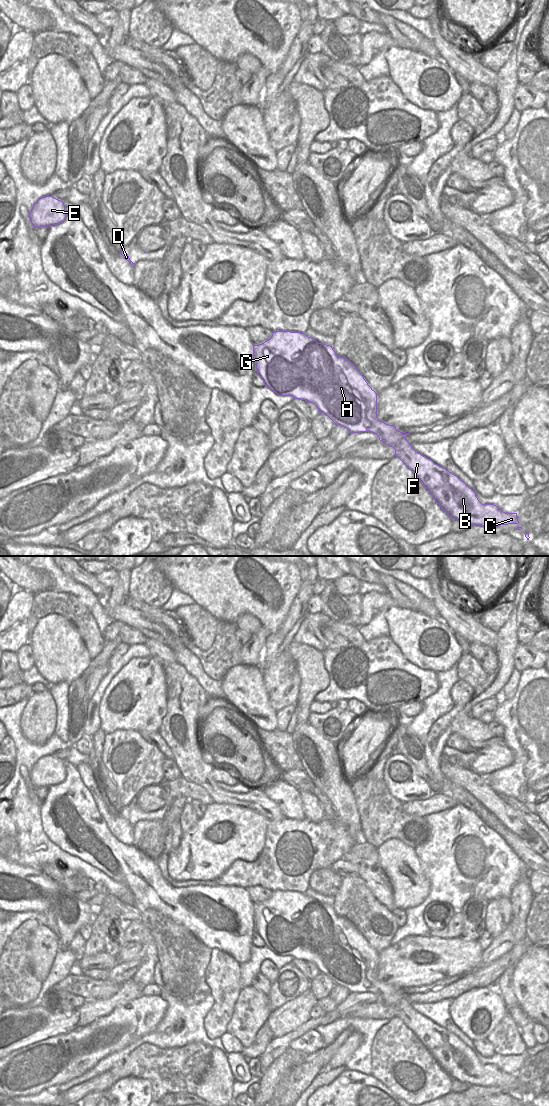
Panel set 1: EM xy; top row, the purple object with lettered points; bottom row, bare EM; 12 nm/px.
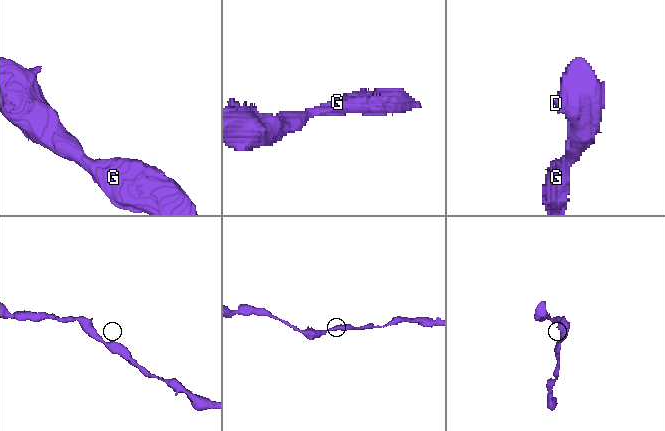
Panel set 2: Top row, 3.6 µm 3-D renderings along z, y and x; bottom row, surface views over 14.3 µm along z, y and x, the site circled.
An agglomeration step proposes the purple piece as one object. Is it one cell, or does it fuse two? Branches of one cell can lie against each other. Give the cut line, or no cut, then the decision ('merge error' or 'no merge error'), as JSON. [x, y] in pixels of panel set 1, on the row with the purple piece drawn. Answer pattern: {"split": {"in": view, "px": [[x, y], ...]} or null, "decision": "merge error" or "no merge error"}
{"split": null, "decision": "no merge error"}

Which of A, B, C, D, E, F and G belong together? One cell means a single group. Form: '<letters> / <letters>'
A B C D E F G

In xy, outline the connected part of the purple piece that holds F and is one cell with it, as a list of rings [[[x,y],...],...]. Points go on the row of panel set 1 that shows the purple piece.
[[[276,331],[264,343],[254,344],[253,362],[265,386],[277,395],[313,403],[319,413],[328,416],[335,425],[346,428],[349,433],[372,432],[384,444],[393,447],[395,456],[417,476],[451,519],[481,527],[519,523],[517,513],[505,513],[494,504],[482,504],[476,492],[456,475],[416,452],[406,440],[410,433],[400,432],[394,425],[380,421],[377,418],[377,393],[357,368],[348,359],[338,356],[332,346],[318,343],[305,333]]]

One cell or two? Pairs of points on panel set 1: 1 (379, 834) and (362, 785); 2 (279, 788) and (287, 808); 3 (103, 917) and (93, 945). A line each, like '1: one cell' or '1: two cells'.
1: one cell
2: one cell
3: one cell

